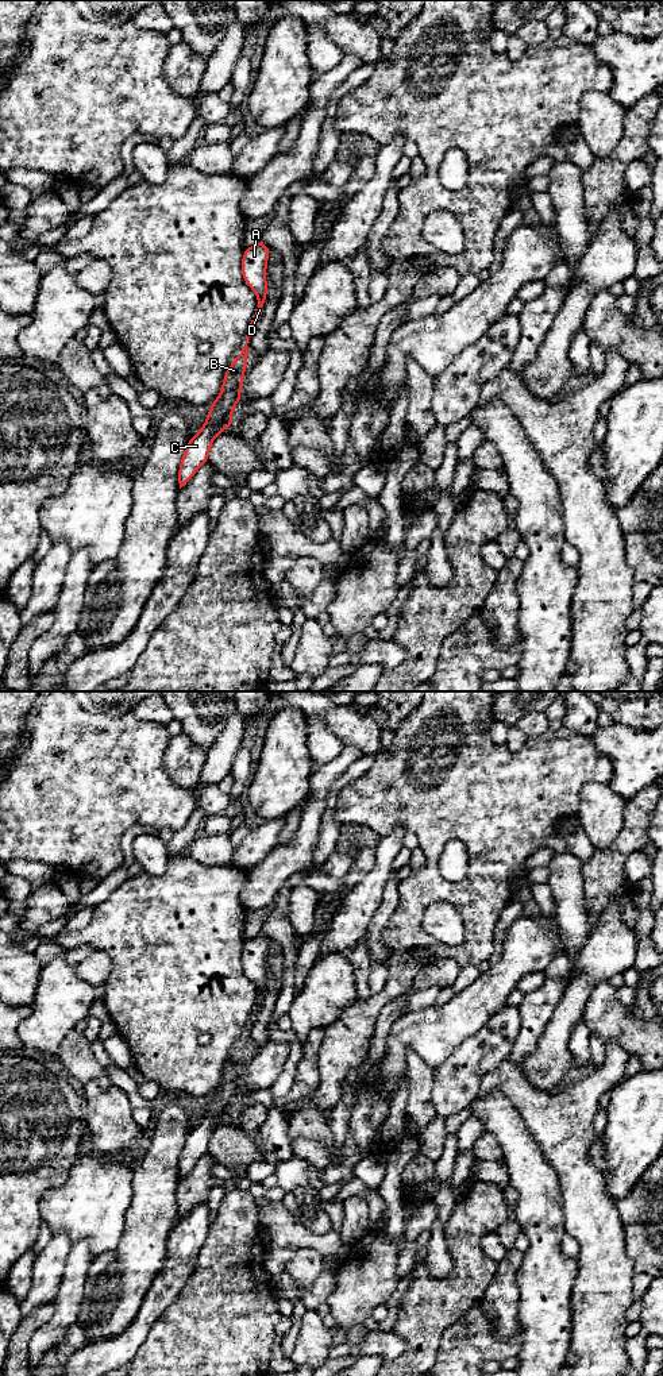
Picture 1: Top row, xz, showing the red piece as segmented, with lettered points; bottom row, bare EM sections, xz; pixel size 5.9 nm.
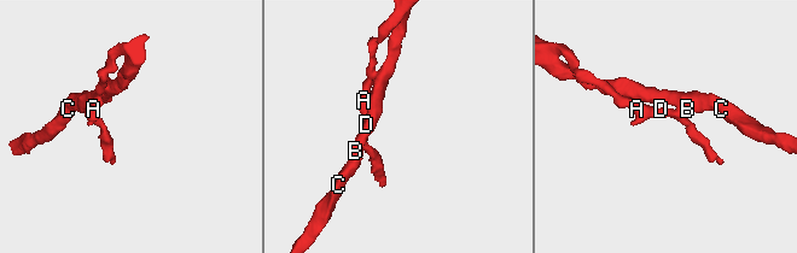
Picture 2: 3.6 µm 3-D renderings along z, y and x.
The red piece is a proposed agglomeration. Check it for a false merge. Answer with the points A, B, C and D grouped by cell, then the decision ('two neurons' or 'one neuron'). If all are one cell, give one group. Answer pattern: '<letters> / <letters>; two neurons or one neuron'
A D / B C; two neurons

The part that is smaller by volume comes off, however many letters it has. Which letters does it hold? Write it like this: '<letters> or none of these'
A, D

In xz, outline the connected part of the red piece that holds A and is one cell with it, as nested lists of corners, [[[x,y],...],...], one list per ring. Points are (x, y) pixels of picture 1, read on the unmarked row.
[[[262,930],[255,937],[244,940],[244,947],[242,952],[242,965],[244,972],[255,983],[258,990],[258,998],[250,1014],[248,1024],[246,1026],[246,1036],[242,1040],[242,1042],[246,1045],[250,1044],[247,1040],[247,1032],[263,1006],[263,995],[267,987],[266,956],[269,943],[270,940],[262,933]]]

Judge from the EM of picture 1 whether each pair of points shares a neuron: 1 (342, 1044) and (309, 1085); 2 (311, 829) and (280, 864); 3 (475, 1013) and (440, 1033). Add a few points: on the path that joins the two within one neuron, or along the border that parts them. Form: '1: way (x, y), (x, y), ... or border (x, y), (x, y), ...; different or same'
1: border (323, 1041), (317, 1056), (319, 1086), (301, 1099); different
2: way (305, 837), (288, 856); same
3: way (467, 1013), (448, 1025); same

